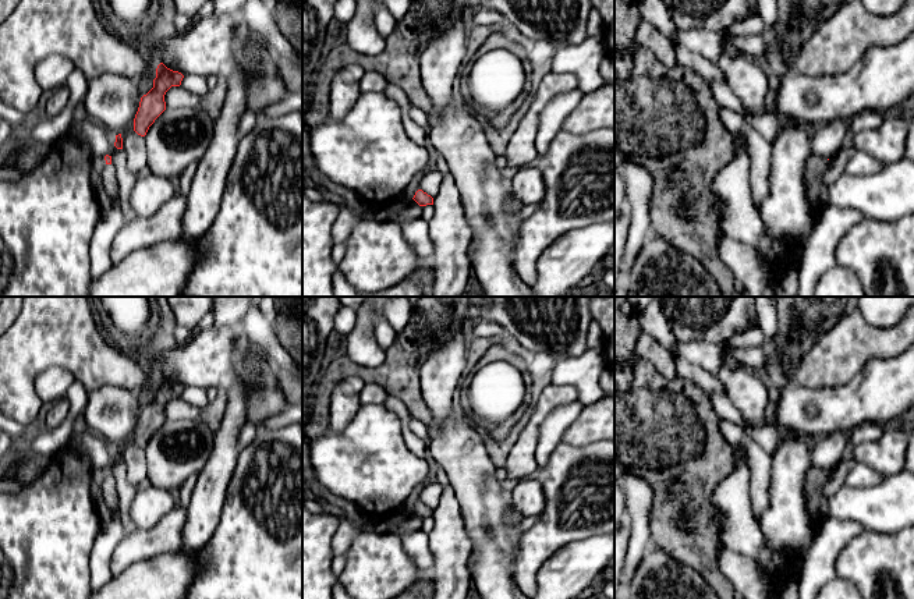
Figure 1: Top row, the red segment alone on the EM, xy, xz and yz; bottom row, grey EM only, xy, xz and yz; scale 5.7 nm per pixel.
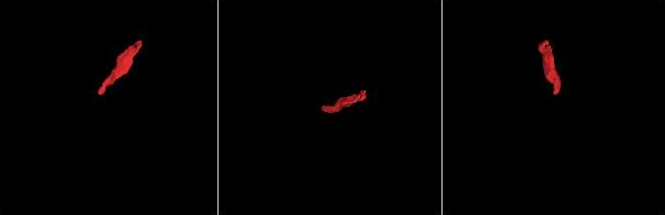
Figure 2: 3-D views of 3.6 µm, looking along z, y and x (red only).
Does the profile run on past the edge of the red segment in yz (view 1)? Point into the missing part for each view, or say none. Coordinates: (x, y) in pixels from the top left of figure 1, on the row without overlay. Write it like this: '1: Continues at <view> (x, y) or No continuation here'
1: No continuation here

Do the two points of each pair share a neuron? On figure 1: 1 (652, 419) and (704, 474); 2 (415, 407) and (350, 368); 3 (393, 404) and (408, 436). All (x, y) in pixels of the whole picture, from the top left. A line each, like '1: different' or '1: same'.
1: same
2: same
3: same

